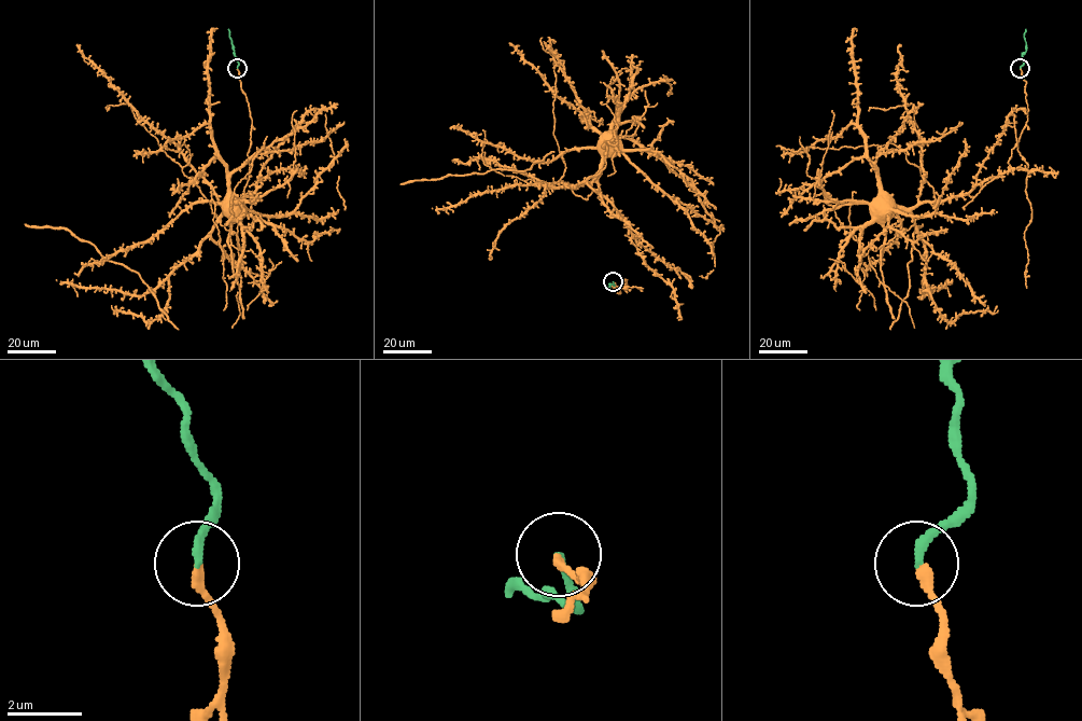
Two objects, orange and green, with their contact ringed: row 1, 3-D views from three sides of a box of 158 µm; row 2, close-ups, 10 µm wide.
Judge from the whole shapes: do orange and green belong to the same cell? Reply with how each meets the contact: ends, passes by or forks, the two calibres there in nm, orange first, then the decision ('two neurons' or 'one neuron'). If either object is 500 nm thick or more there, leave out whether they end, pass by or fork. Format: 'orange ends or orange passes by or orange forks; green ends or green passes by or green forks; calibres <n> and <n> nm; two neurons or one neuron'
orange ends; green ends; calibres 240 and 220 nm; one neuron

